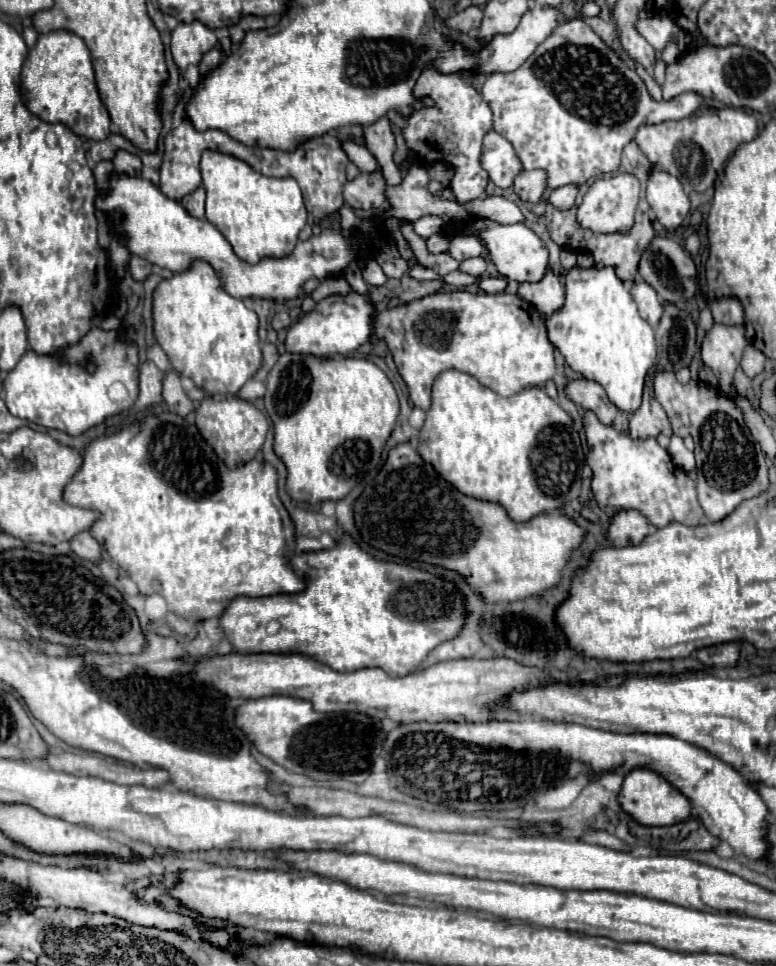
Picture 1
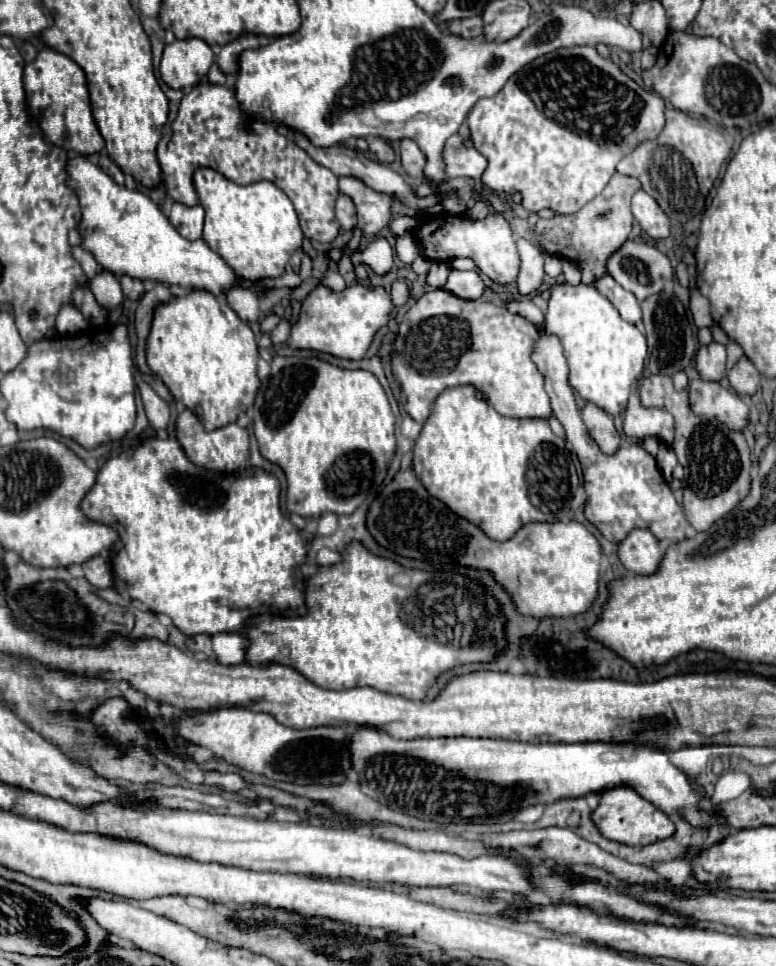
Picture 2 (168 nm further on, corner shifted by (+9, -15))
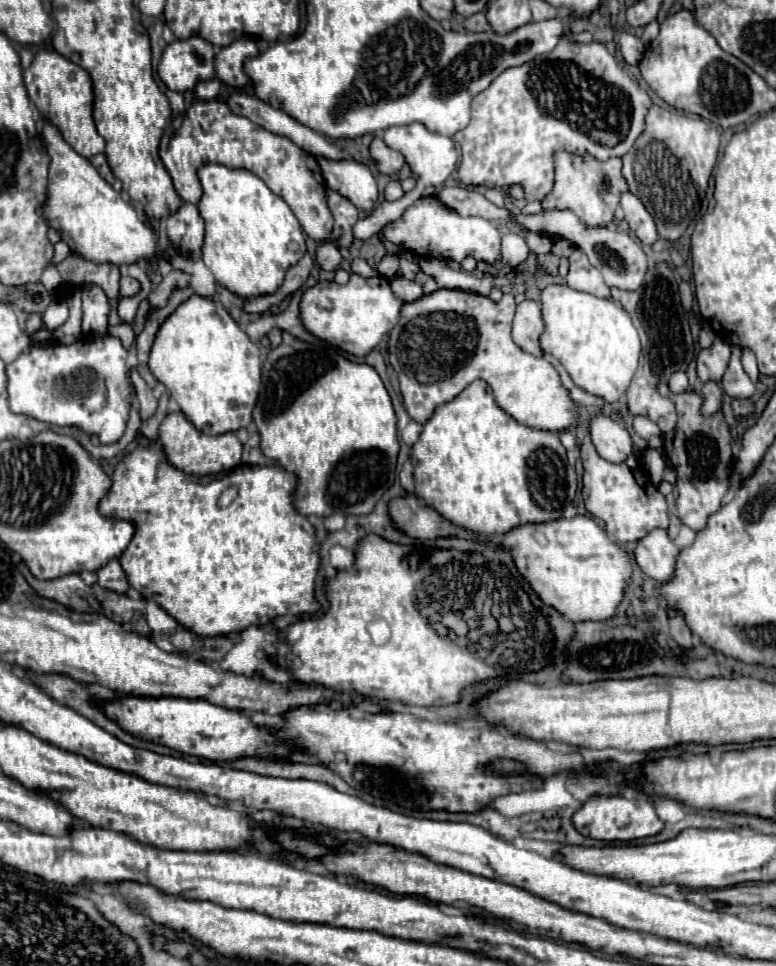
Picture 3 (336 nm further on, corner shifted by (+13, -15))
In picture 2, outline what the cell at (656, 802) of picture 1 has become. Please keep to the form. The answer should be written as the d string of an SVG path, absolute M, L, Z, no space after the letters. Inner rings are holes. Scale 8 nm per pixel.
M613 787L613 789L603 791L601 793L601 803L599 803L597 811L593 811L593 821L607 839L619 841L619 843L631 845L631 847L651 845L651 843L667 839L675 833L675 825L669 819L669 815L655 809L653 803L643 799L631 787Z

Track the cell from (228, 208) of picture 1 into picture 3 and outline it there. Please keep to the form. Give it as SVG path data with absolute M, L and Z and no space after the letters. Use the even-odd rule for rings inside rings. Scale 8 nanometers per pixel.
M211 163L199 169L203 197L197 205L205 223L202 260L219 285L239 297L273 295L291 265L305 255L305 237L289 205L255 173Z

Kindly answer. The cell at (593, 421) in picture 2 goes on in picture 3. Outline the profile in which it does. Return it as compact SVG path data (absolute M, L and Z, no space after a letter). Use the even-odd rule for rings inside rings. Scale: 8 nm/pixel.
M597 415L591 419L591 439L597 453L611 463L623 463L623 459L633 453L629 431L607 415Z

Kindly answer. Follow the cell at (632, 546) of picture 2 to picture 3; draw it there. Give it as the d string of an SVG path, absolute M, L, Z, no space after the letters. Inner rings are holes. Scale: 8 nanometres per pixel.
M655 529L643 537L635 549L635 561L645 575L659 583L667 583L675 575L675 561L679 547L667 535L665 529Z

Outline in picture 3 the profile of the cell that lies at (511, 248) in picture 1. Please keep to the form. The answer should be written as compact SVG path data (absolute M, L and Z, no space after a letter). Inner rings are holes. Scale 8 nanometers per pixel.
M433 195L417 199L411 207L405 209L405 213L397 221L387 223L381 235L387 241L399 245L401 249L415 251L417 257L427 255L427 257L463 261L465 257L471 255L475 259L493 263L495 259L499 259L501 249L501 233L491 221L483 217L461 217L449 207L443 207L443 203L439 203L439 199L435 199Z

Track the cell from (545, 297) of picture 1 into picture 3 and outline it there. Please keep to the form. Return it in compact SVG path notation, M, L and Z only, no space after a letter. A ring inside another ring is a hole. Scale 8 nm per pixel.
M507 233L501 241L501 259L505 263L509 263L511 267L519 267L521 263L525 263L529 255L529 247L523 239L523 235L519 233Z

